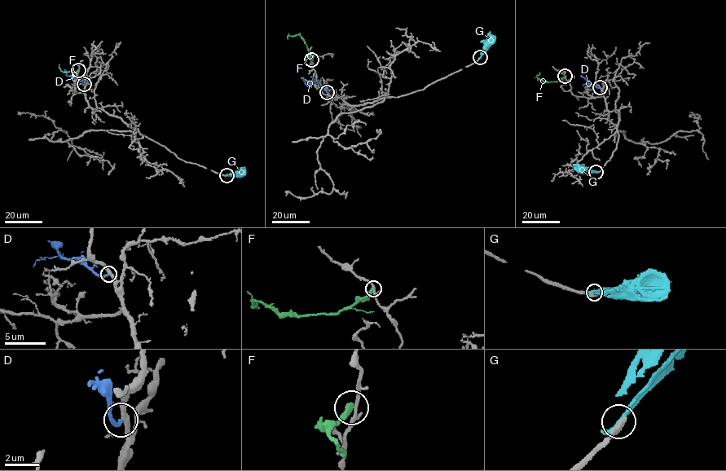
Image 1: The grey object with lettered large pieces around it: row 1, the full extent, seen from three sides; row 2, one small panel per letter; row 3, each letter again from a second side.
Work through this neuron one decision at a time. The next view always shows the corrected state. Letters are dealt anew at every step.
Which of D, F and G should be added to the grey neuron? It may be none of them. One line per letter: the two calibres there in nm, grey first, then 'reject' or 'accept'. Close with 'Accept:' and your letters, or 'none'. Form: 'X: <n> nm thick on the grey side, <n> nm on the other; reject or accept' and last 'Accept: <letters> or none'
D: 320 nm thick on the grey side, 200 nm on the other; reject
F: 200 nm thick on the grey side, 400 nm on the other; reject
G: 480 nm thick on the grey side, 400 nm on the other; reject
Accept: none

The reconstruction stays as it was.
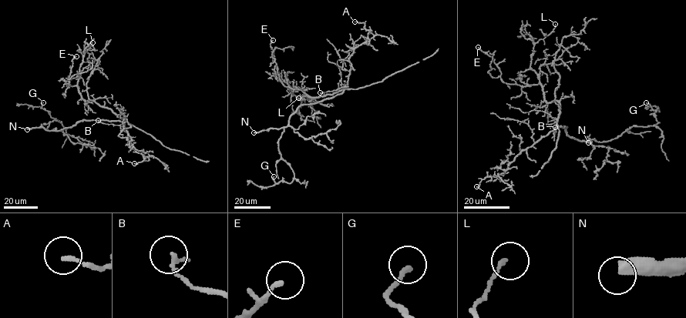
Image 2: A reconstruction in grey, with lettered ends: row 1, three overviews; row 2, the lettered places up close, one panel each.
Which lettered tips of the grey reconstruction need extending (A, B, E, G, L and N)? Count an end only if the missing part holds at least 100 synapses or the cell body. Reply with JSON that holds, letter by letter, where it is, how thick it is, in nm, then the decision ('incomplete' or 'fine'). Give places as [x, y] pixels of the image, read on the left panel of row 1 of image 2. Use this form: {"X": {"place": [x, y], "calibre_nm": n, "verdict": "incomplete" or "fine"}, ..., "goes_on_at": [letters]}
{"A": {"place": [134, 163], "calibre_nm": 150, "verdict": "fine"}, "B": {"place": [98, 120], "calibre_nm": 170, "verdict": "fine"}, "E": {"place": [76, 56], "calibre_nm": 180, "verdict": "fine"}, "G": {"place": [43, 102], "calibre_nm": 200, "verdict": "fine"}, "L": {"place": [92, 42], "calibre_nm": 130, "verdict": "fine"}, "N": {"place": [27, 129], "calibre_nm": 420, "verdict": "incomplete"}, "goes_on_at": ["N"]}

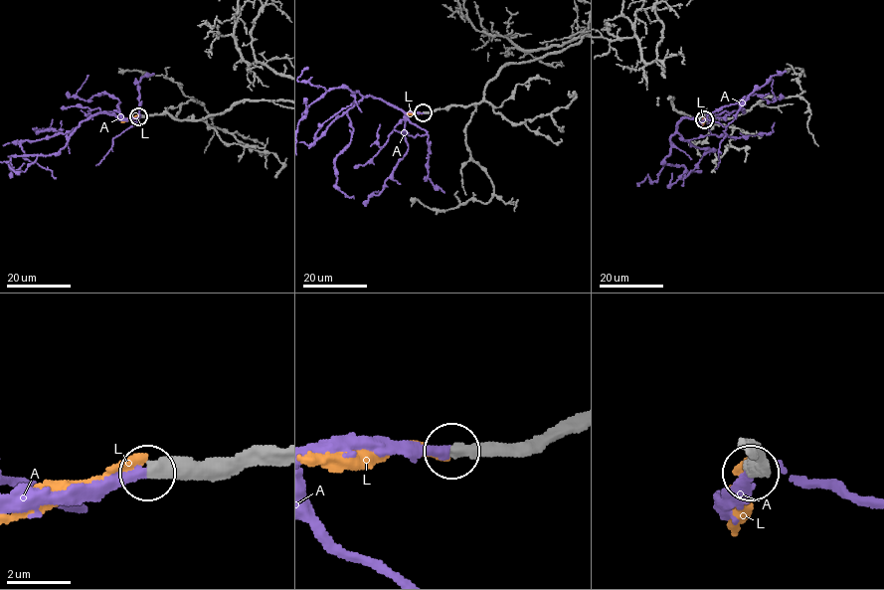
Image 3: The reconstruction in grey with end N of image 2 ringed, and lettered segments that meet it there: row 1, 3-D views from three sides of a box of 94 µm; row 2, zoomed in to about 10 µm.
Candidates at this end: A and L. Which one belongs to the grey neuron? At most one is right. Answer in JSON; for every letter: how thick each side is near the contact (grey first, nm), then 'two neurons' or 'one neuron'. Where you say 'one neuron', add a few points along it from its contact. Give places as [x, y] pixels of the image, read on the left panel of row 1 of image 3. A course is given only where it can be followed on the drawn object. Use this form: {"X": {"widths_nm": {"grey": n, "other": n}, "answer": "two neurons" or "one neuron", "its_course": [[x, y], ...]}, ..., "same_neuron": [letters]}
{"A": {"widths_nm": {"grey": 460, "other": 320}, "answer": "one neuron", "its_course": [[137, 116], [118, 119], [103, 112], [91, 114], [57, 152], [12, 156]]}, "L": {"widths_nm": {"grey": 440, "other": 320}, "answer": "two neurons"}, "same_neuron": ["A"]}

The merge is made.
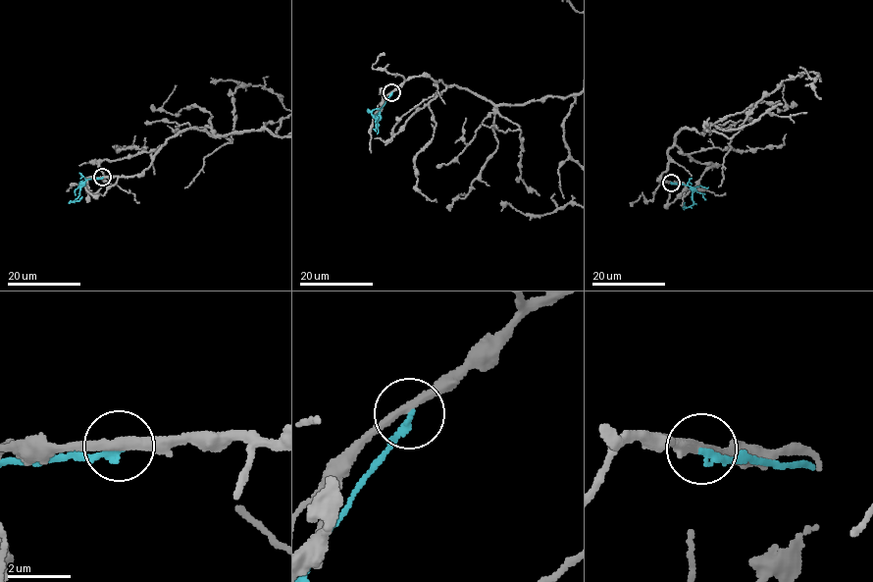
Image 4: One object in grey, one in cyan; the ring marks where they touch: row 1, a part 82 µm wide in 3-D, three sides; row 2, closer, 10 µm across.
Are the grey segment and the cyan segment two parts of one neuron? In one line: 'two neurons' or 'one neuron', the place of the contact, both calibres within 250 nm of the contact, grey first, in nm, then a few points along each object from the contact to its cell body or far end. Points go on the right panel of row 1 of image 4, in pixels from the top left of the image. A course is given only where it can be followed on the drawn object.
two neurons; place (671, 183); calibres 280 and 180 nm; course cyan (671, 182), (691, 187), (693, 204), (687, 207), (685, 202)

